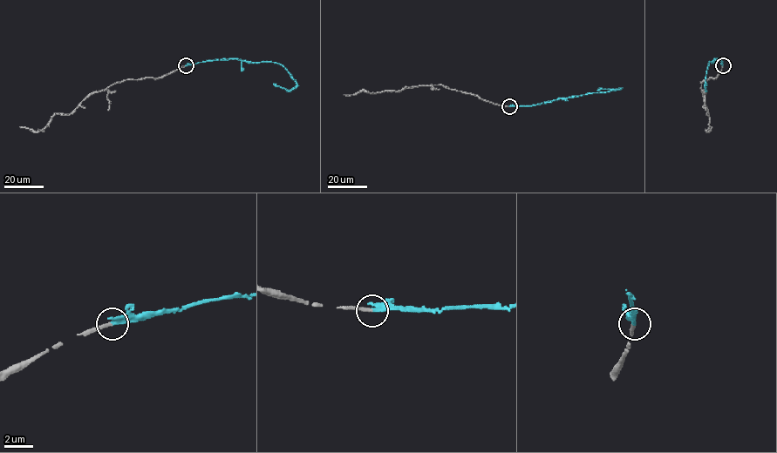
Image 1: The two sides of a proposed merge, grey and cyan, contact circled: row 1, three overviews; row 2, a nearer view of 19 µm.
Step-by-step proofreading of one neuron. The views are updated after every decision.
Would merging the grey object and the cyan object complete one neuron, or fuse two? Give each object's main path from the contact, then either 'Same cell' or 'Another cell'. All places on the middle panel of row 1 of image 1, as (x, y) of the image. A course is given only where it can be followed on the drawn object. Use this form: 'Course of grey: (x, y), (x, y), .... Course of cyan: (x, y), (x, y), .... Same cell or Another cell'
Course of grey: (509, 106), (441, 84), (376, 93), (361, 91), (343, 95). Course of cyan: (509, 106), (546, 103), (620, 89), (597, 91). Same cell

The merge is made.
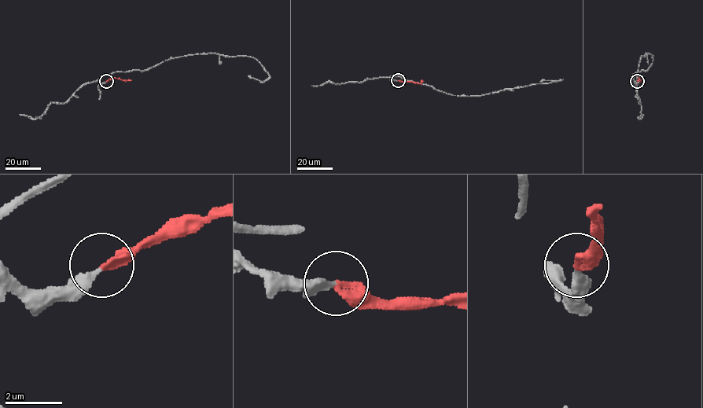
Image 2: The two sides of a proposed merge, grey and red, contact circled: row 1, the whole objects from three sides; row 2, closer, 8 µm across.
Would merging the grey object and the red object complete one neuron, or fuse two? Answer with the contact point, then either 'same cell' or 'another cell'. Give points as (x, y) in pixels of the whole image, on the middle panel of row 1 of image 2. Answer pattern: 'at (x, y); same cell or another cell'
at (398, 80); same cell

